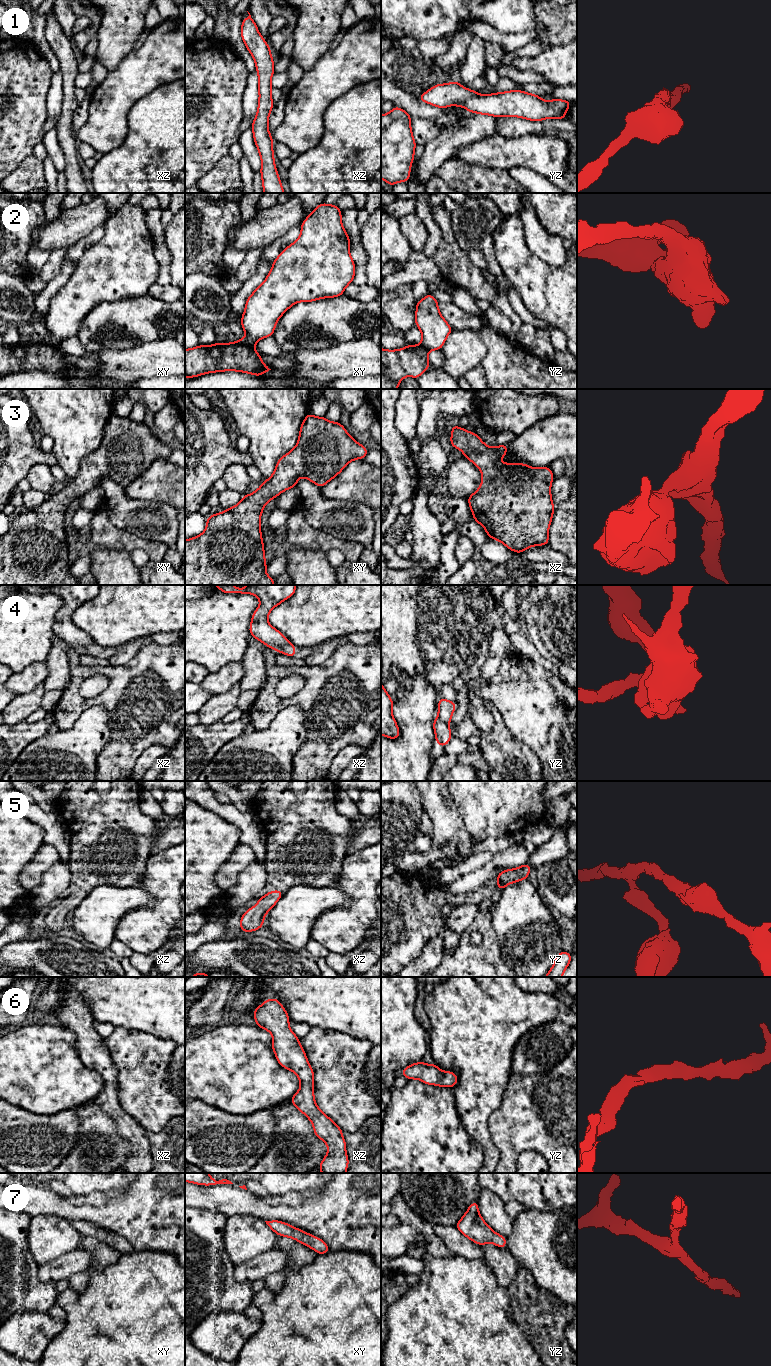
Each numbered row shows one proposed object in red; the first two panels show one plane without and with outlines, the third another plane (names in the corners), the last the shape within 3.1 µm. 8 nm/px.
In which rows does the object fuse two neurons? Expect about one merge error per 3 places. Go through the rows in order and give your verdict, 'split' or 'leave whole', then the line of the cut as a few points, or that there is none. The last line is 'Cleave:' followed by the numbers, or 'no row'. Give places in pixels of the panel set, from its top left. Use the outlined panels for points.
1: leave whole; no cut
2: split; cut in xy along (237, 341), (253, 348)
3: leave whole; no cut
4: split; cut in xz along (290, 643), (286, 644), (279, 651)
5: leave whole; no cut
6: leave whole; no cut
7: leave whole; no cut
Cleave: 2, 4

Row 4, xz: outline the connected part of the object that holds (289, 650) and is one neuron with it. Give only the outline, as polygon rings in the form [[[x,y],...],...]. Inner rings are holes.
[[[293,644],[284,646],[281,651],[282,654],[295,658],[296,647]]]

